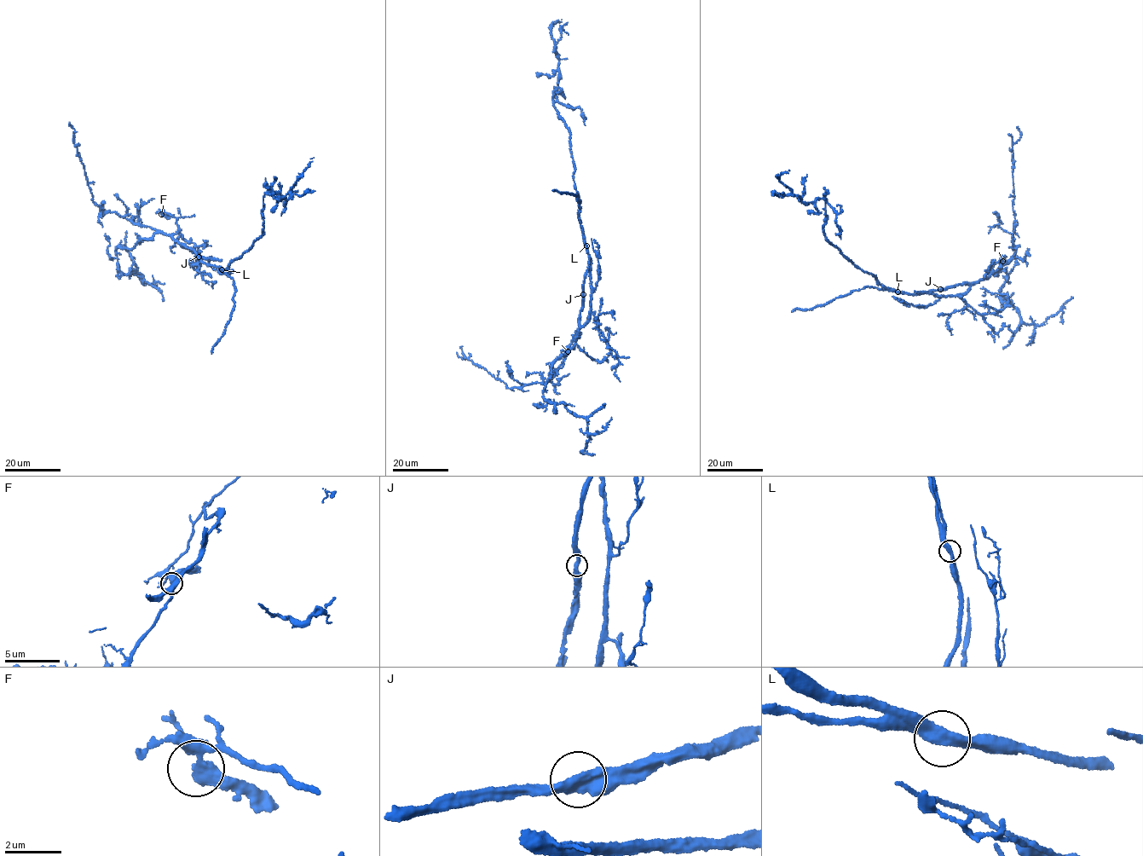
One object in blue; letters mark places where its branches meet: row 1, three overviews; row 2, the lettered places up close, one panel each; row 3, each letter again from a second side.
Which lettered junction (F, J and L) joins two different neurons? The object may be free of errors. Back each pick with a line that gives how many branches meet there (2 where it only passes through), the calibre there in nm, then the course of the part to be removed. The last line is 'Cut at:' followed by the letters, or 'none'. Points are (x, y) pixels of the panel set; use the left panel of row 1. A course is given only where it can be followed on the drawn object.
Cut at: none

